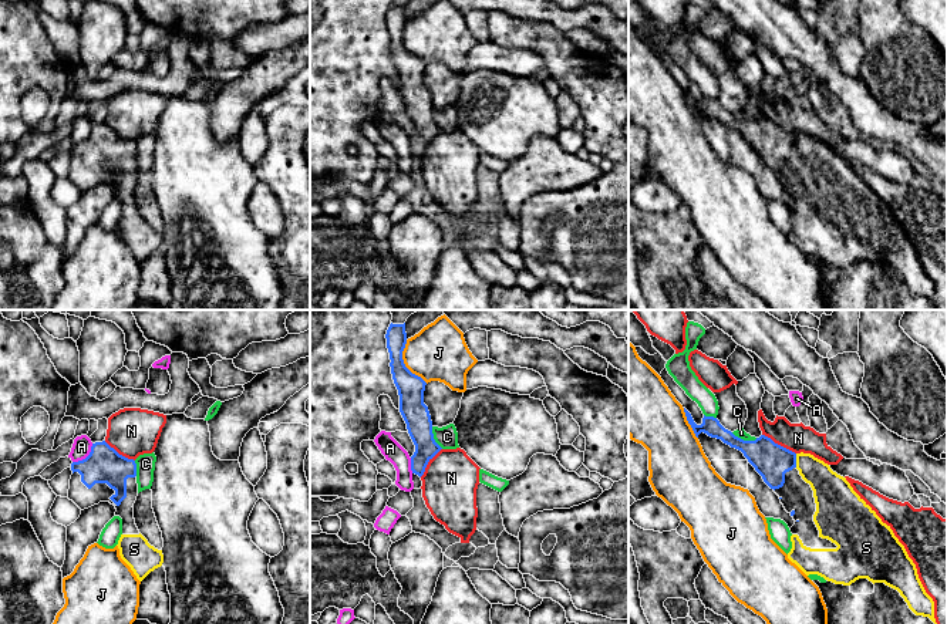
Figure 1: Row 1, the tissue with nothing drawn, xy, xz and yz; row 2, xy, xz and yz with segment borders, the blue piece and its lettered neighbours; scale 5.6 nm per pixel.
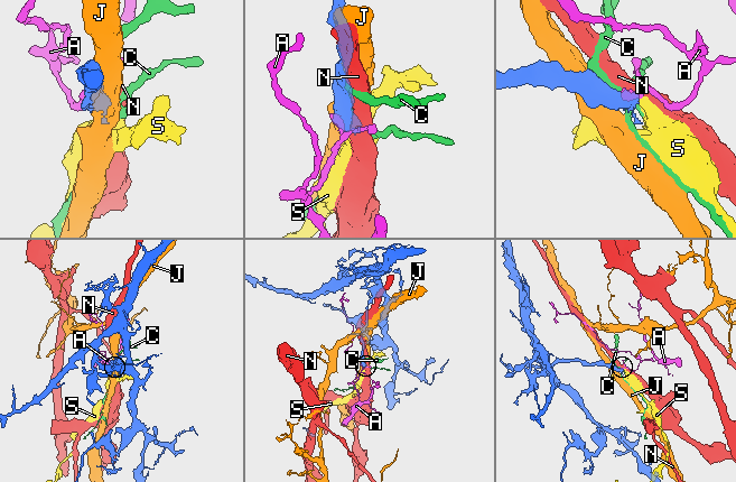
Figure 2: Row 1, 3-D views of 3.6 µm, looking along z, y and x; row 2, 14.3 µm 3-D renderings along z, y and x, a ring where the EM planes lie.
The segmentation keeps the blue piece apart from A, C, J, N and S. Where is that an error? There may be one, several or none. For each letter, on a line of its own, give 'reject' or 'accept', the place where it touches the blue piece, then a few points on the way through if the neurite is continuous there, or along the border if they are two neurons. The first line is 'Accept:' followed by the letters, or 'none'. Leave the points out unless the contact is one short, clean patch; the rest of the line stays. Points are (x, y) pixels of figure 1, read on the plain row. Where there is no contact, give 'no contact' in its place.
Accept: S
A: reject | xy (87, 138) | along xy (93, 125), (84, 140), (73, 144)
C: reject | yz (742, 121)
J: reject | xz (404, 46)
N: reject | yz (779, 127) | along yz (762, 115), (795, 135)
S: accept | yz (795, 142) | across yz (771, 142), (795, 142), (829, 171)

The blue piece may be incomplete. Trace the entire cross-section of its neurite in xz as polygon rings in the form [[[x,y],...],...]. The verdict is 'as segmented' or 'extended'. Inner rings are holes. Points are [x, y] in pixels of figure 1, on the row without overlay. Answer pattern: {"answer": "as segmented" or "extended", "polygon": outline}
{"answer": "as segmented", "polygon": [[[391,4],[385,20],[391,41],[391,55],[400,77],[400,94],[415,127],[415,134],[411,138],[411,152],[421,159],[428,144],[442,131],[434,121],[431,97],[424,85],[427,64],[412,55],[404,45],[405,4]]]}

